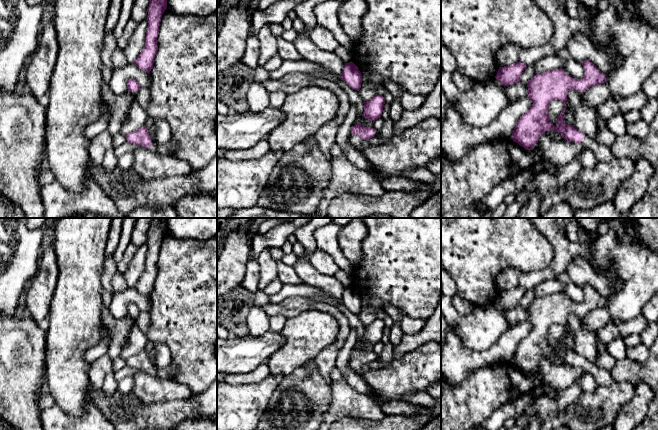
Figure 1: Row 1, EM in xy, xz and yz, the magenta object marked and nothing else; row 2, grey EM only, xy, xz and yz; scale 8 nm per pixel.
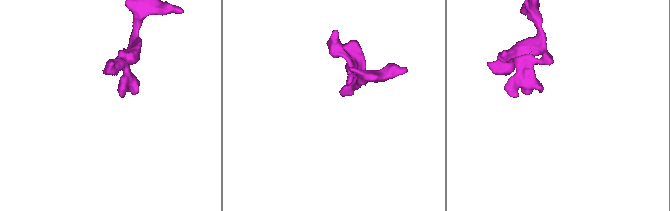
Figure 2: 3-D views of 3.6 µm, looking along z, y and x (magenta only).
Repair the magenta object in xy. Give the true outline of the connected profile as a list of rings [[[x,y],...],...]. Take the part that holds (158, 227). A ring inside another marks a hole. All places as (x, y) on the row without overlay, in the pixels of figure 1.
[[[153,218],[147,233],[147,258],[145,269],[134,286],[141,294],[150,297],[158,274],[157,261],[162,239],[167,233],[167,218]]]

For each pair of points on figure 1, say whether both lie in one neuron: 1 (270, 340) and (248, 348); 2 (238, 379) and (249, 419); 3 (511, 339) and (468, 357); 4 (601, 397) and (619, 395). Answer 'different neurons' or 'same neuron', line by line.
1: same neuron
2: different neurons
3: same neuron
4: same neuron

